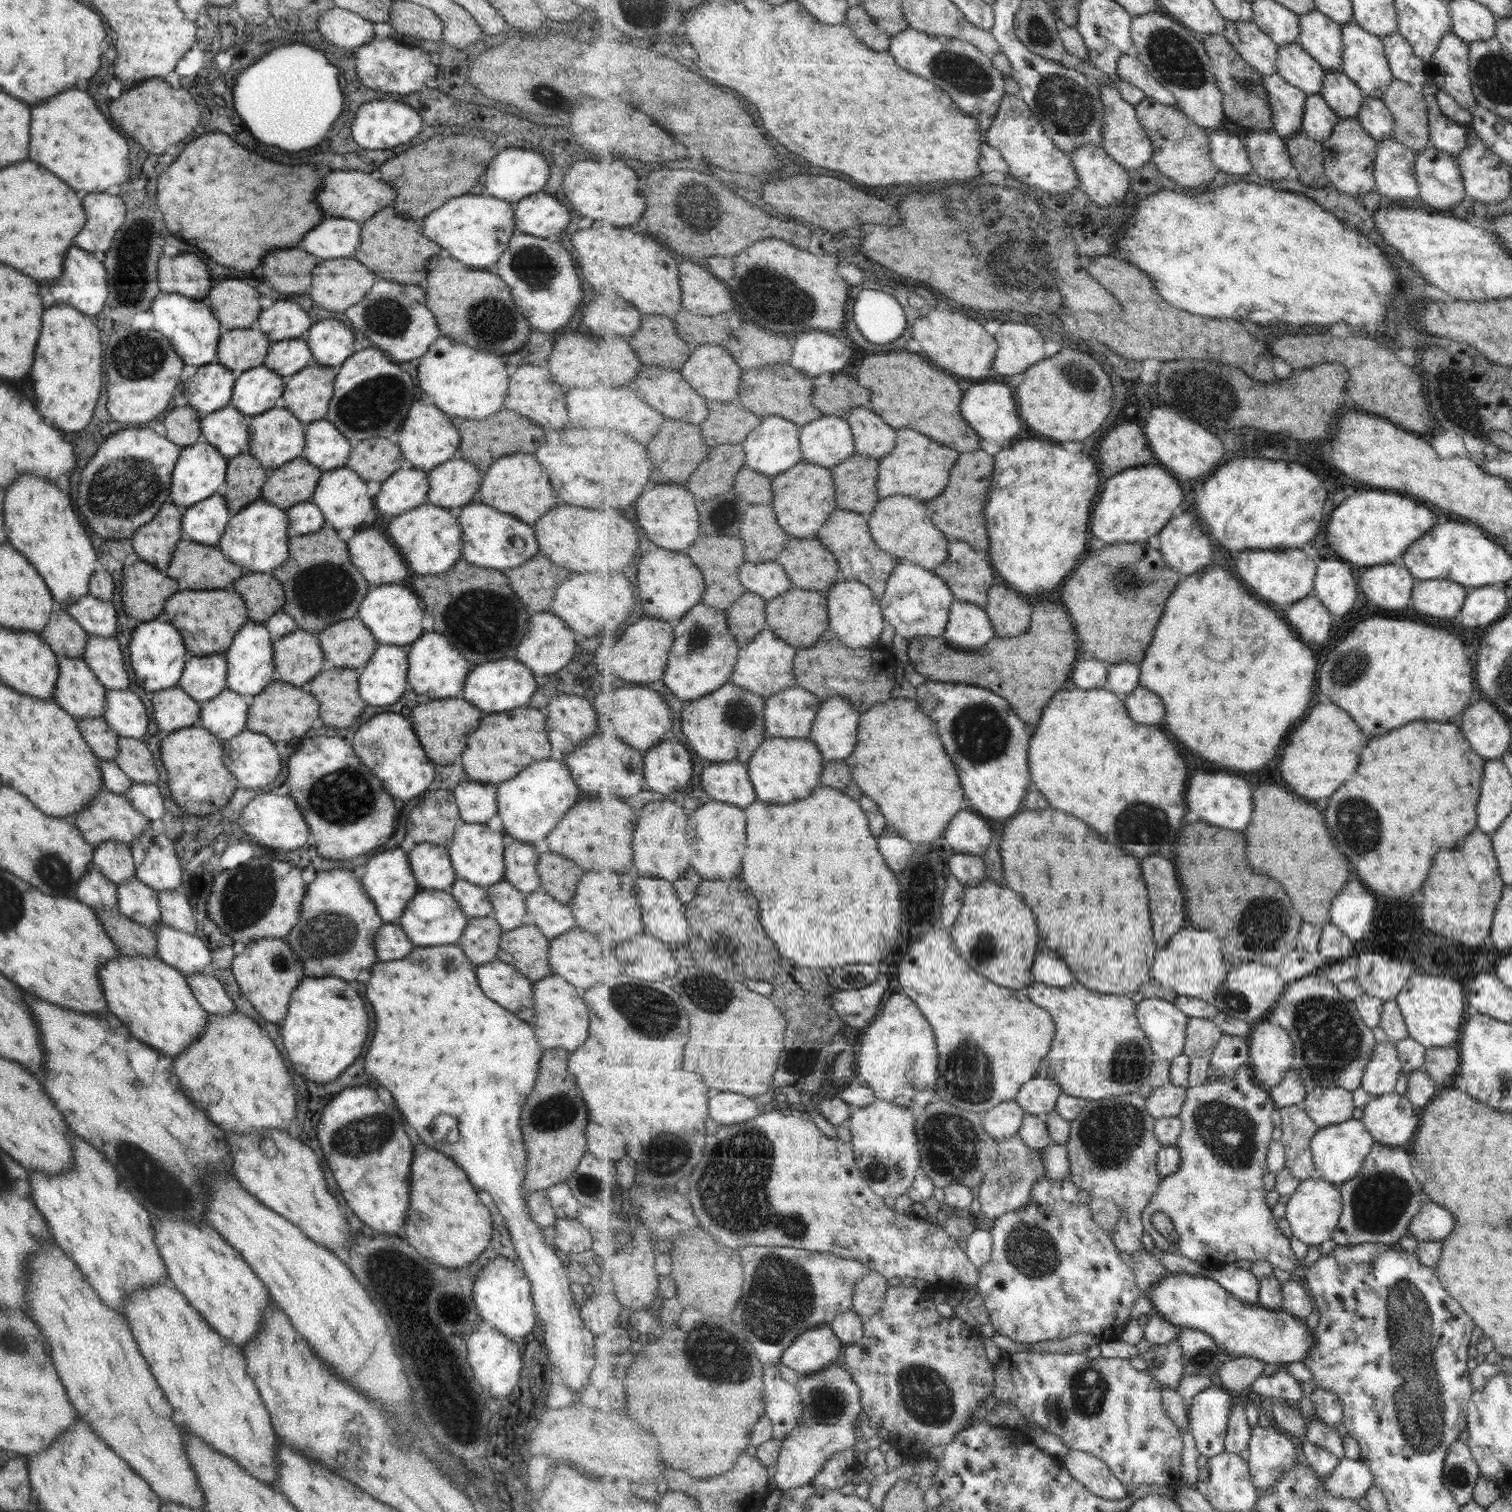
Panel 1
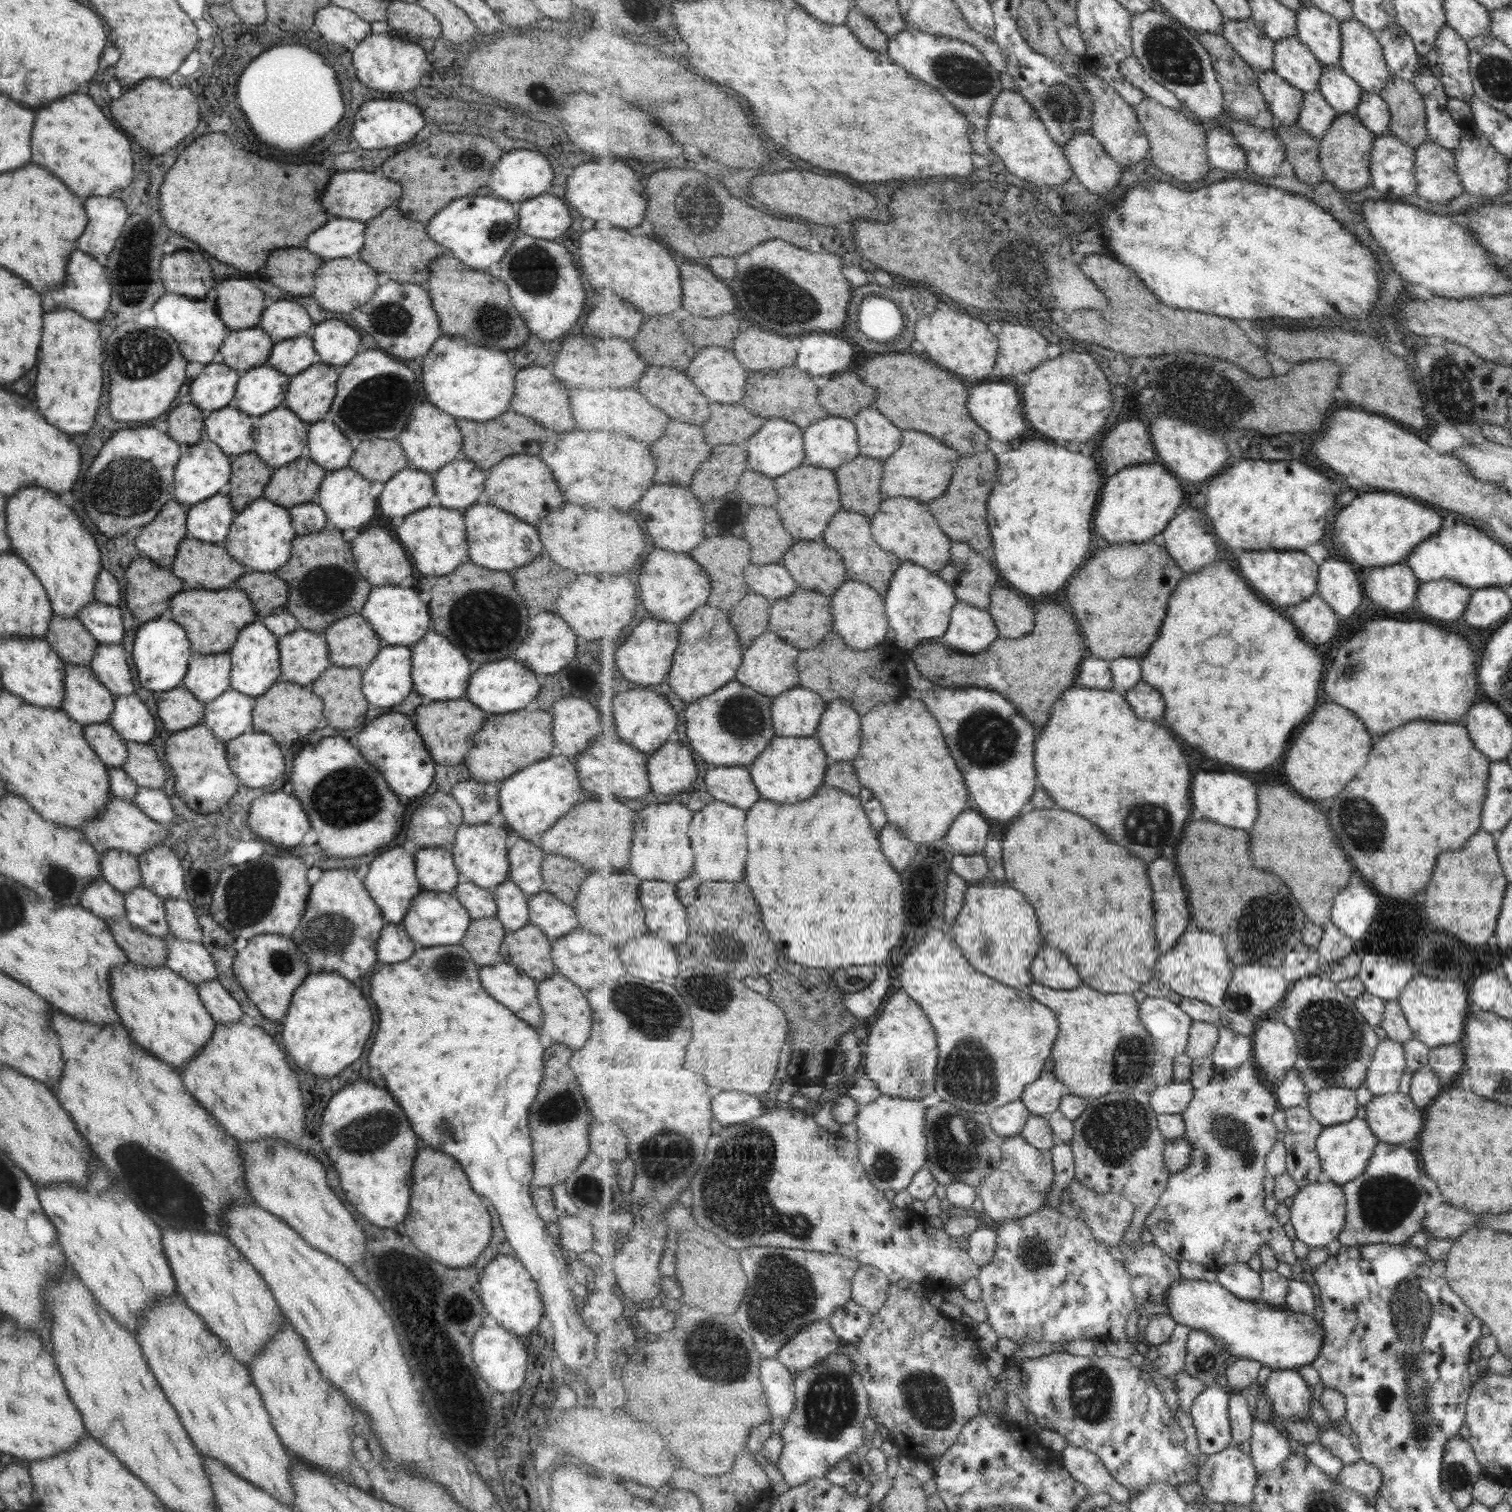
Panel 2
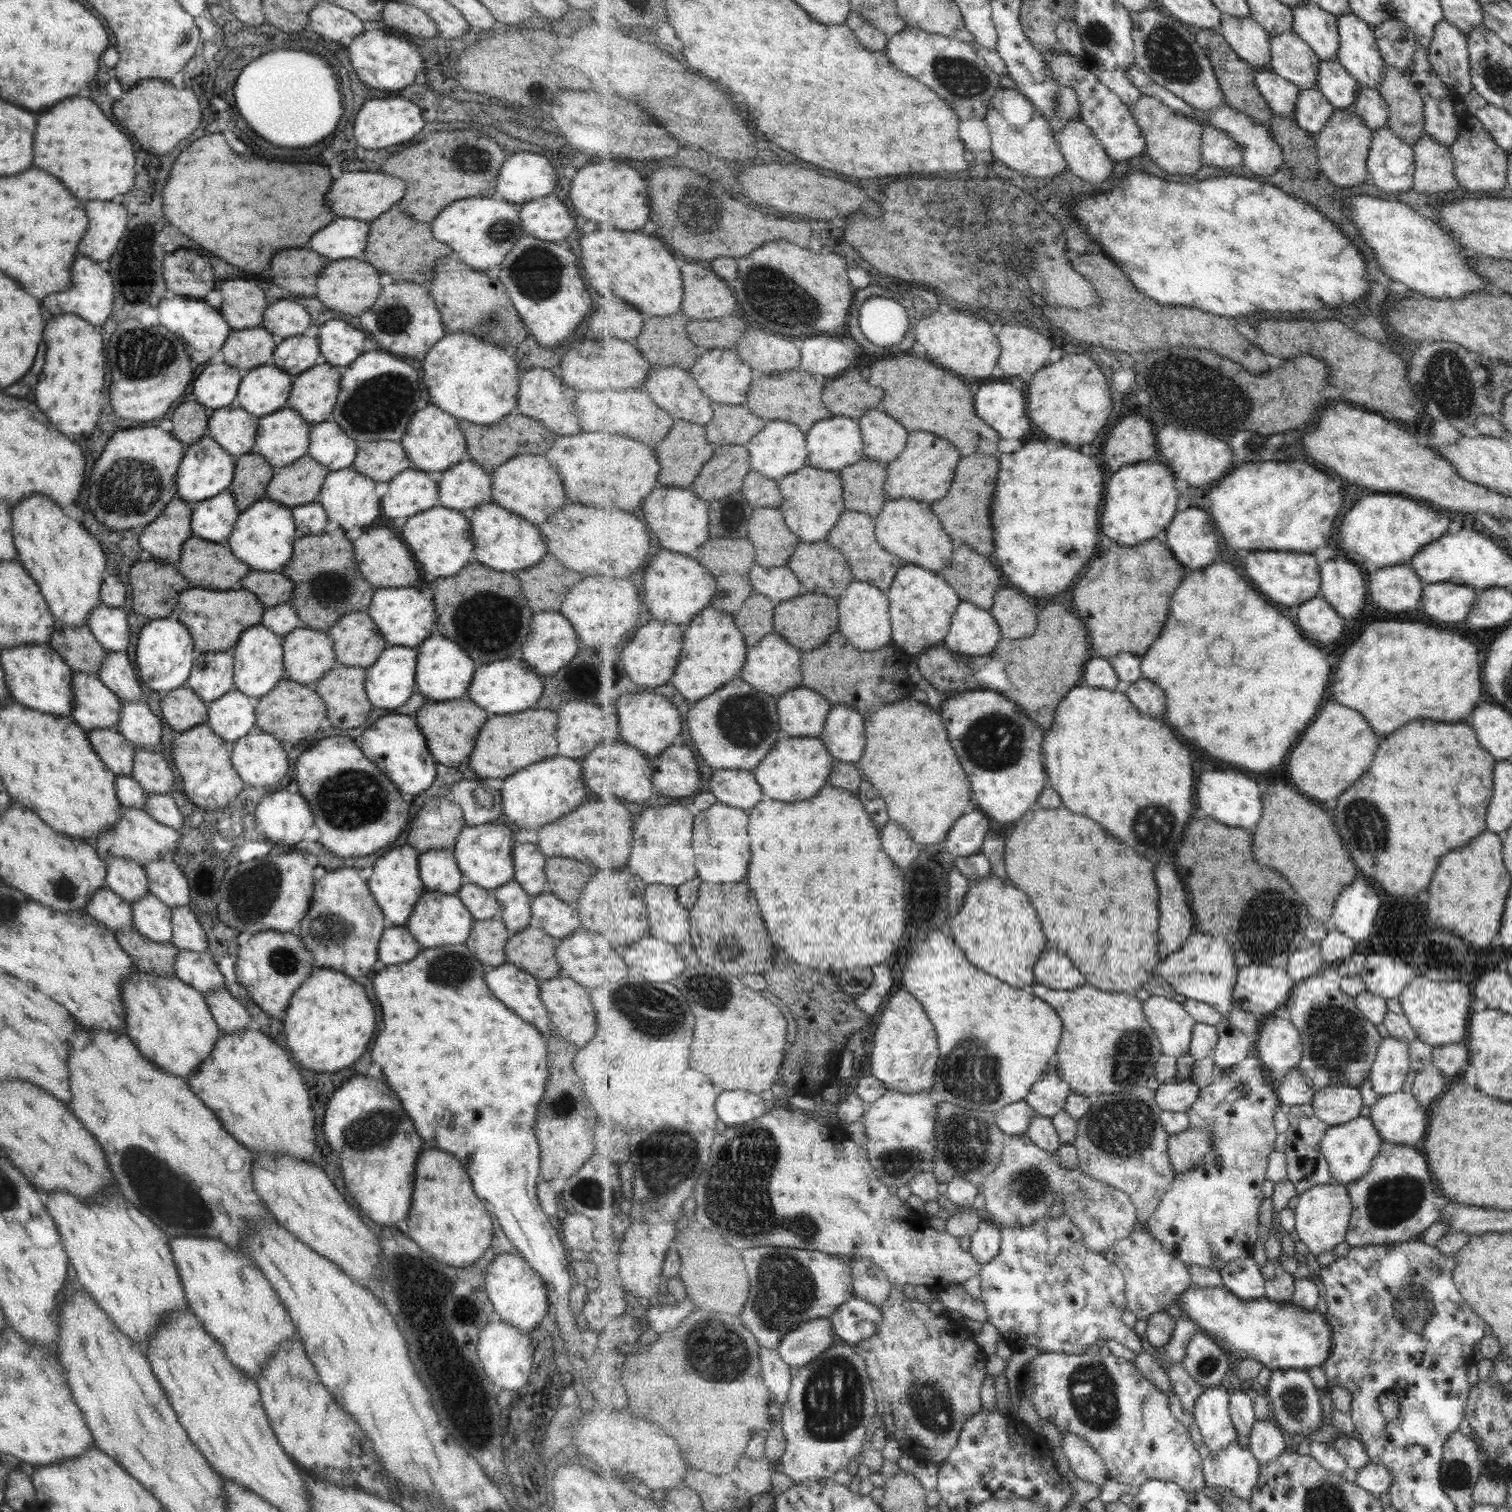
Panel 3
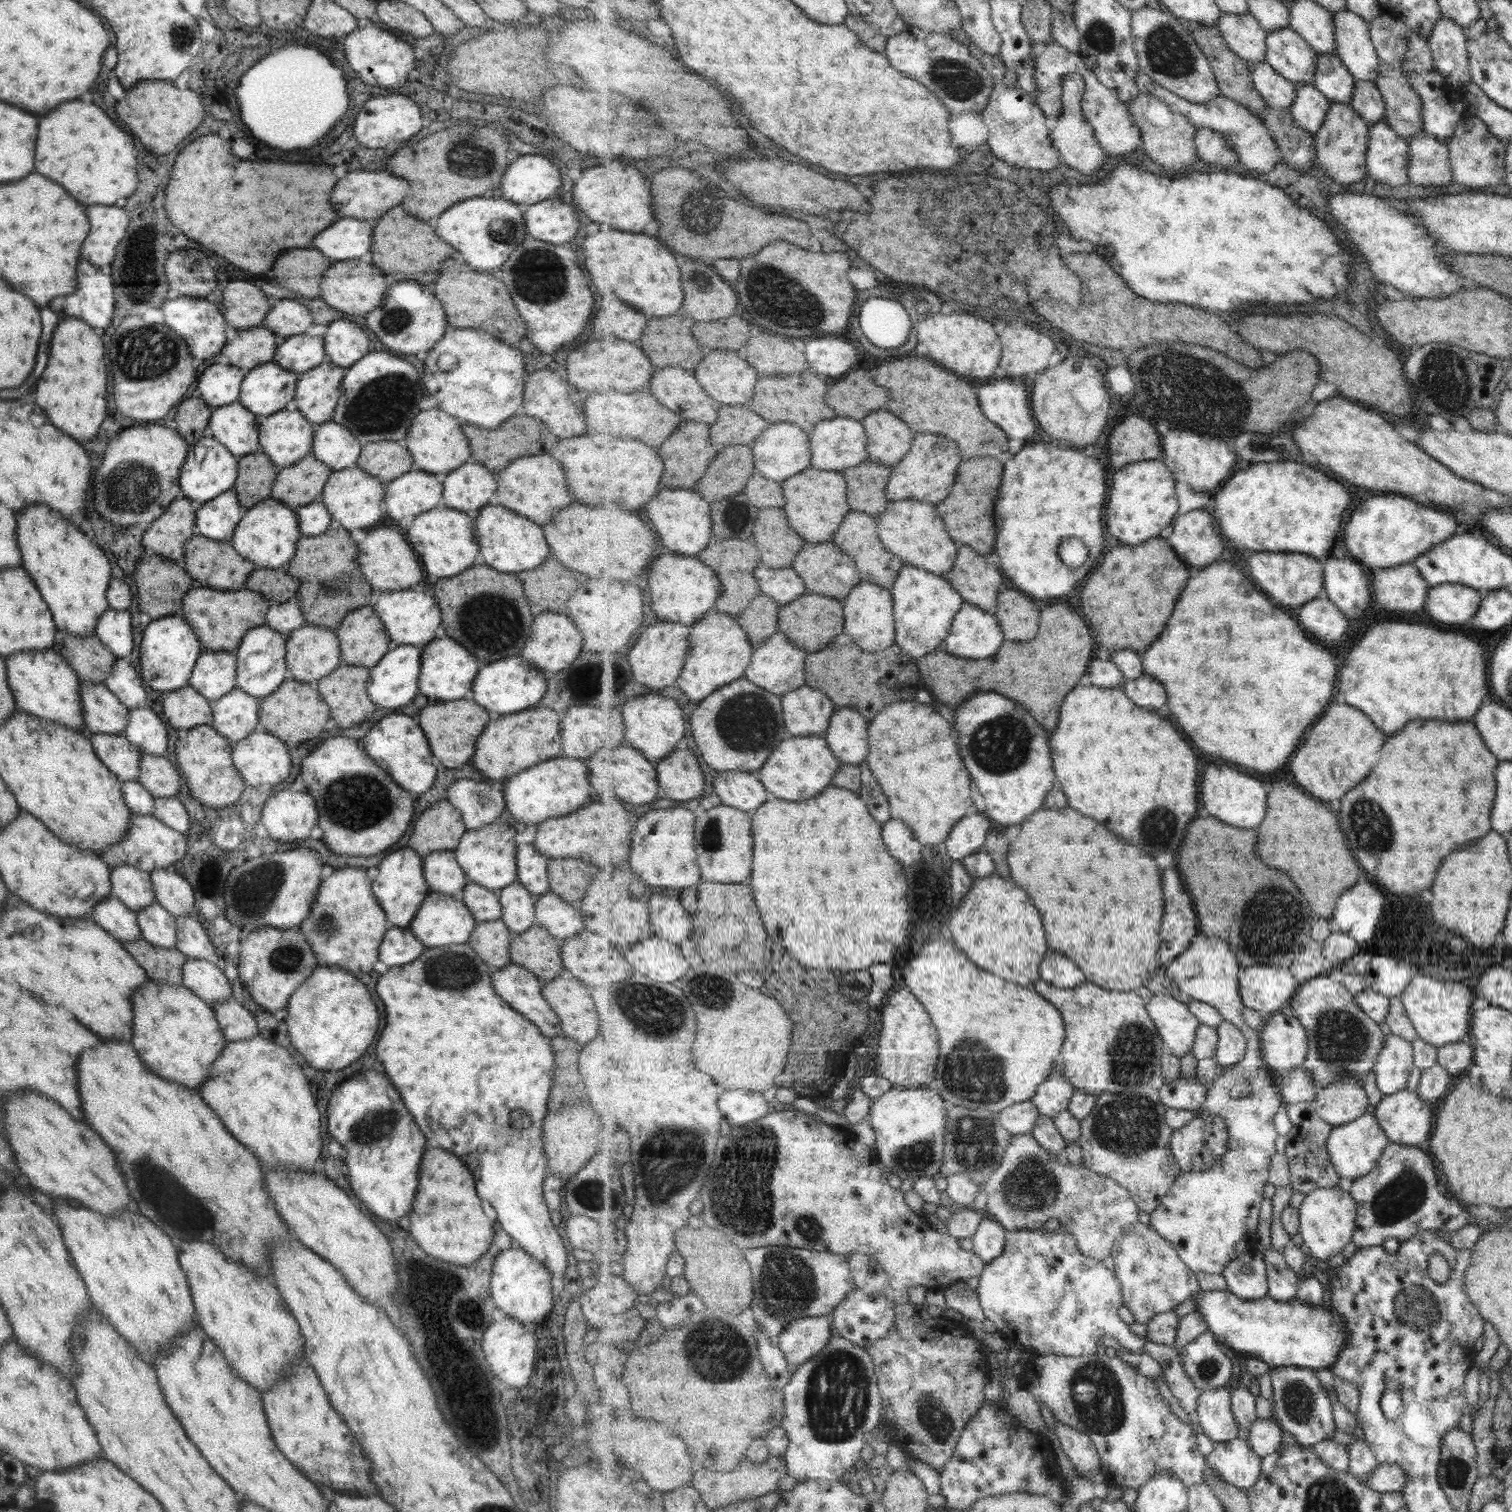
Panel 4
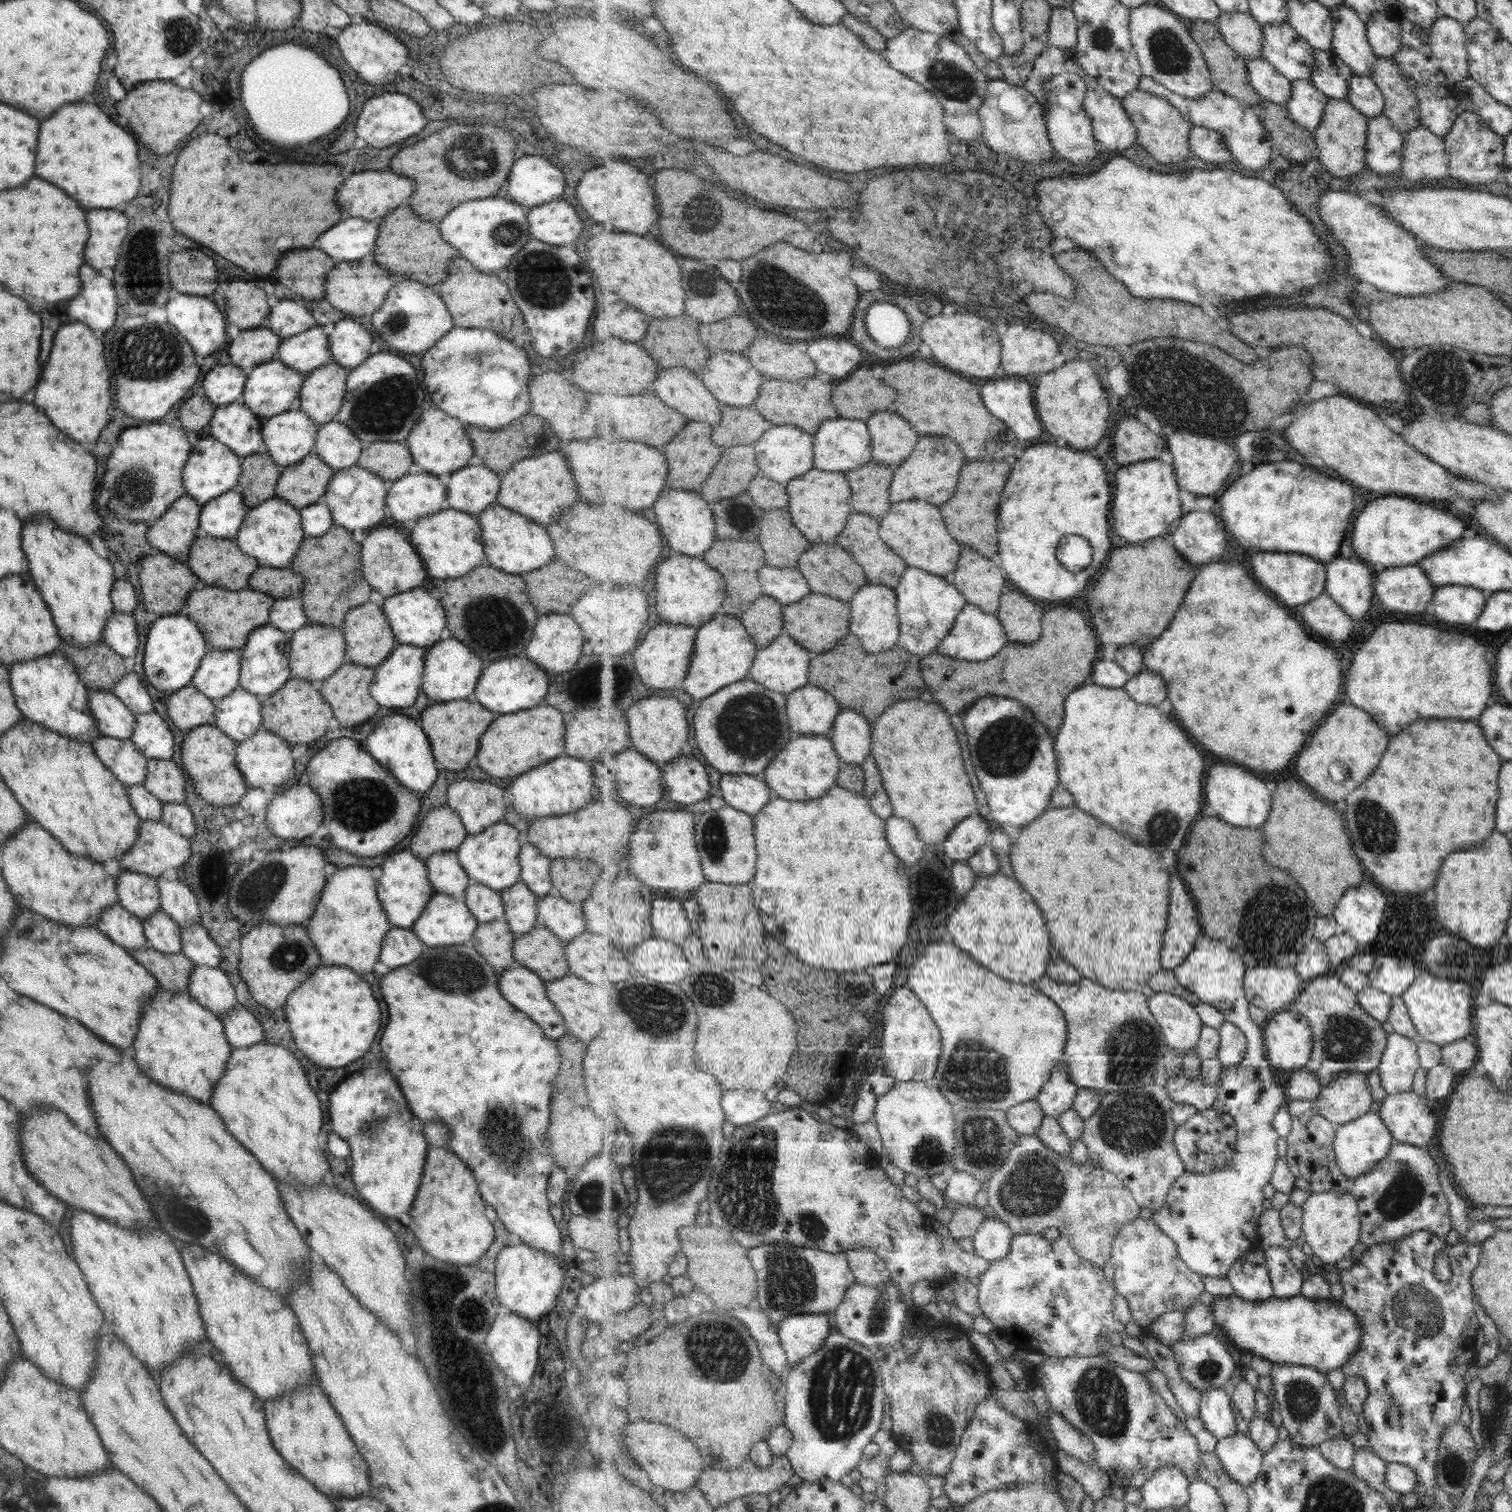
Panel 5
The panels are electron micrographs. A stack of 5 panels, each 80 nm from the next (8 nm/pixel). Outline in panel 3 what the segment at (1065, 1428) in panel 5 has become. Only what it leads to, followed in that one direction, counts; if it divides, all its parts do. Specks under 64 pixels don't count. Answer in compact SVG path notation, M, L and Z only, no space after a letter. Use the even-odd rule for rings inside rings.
M1070 1430L1062 1432L1062 1447L1066 1452L1073 1472L1087 1482L1103 1486L1108 1479L1108 1468L1104 1457L1100 1455L1082 1436Z

